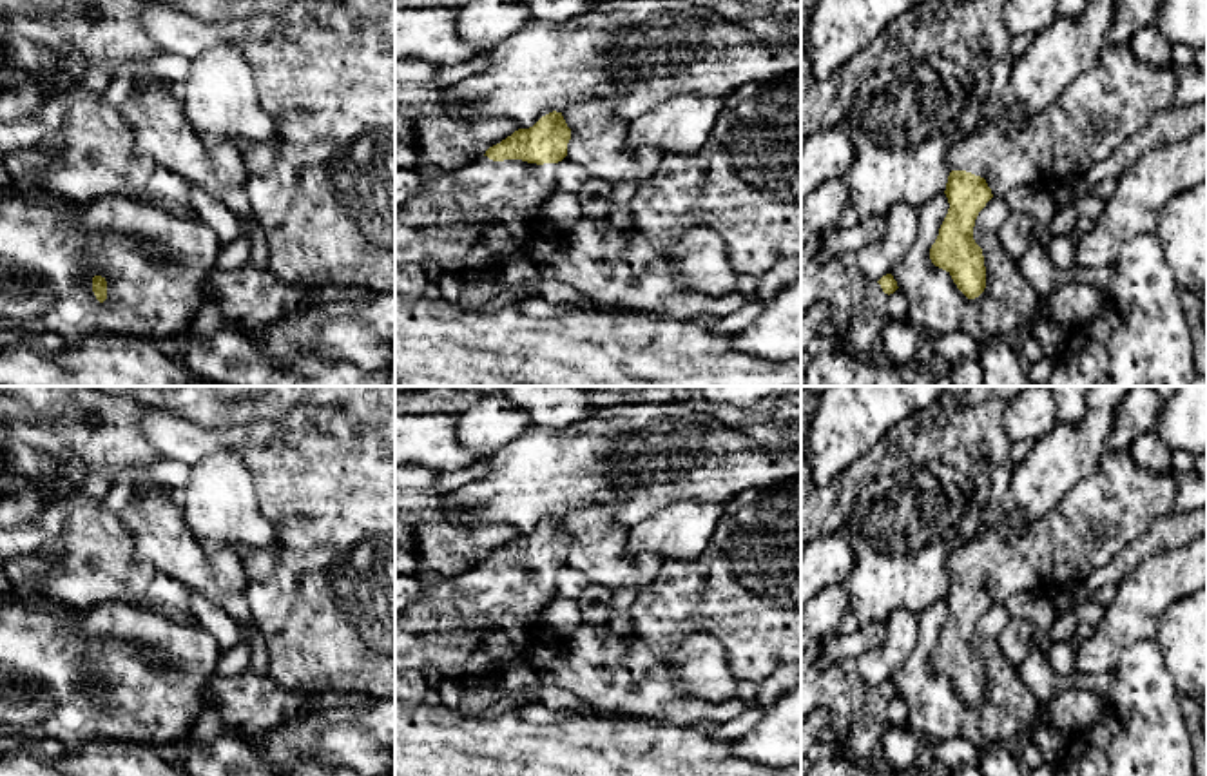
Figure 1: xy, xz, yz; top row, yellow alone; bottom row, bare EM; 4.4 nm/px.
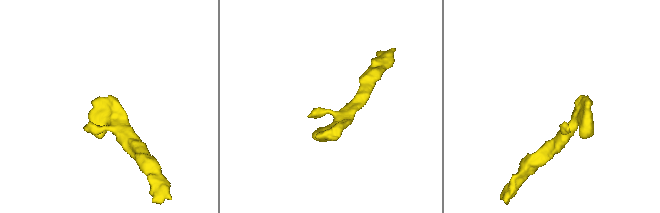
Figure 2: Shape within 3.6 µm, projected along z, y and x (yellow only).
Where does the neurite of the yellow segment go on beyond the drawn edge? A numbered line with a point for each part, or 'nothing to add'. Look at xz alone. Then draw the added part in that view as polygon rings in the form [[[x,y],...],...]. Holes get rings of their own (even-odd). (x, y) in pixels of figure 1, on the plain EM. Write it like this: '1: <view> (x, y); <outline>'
1: xz (468, 628); [[[482,562],[451,578],[420,580],[420,598],[395,613],[395,671],[433,667],[468,691],[488,689],[509,664],[529,664],[540,616],[556,598],[556,571]]]

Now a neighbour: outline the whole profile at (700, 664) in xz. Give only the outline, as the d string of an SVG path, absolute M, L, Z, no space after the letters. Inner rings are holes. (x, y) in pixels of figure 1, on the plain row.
M707 633L676 640L669 667L687 696L723 703L738 694L725 645Z

